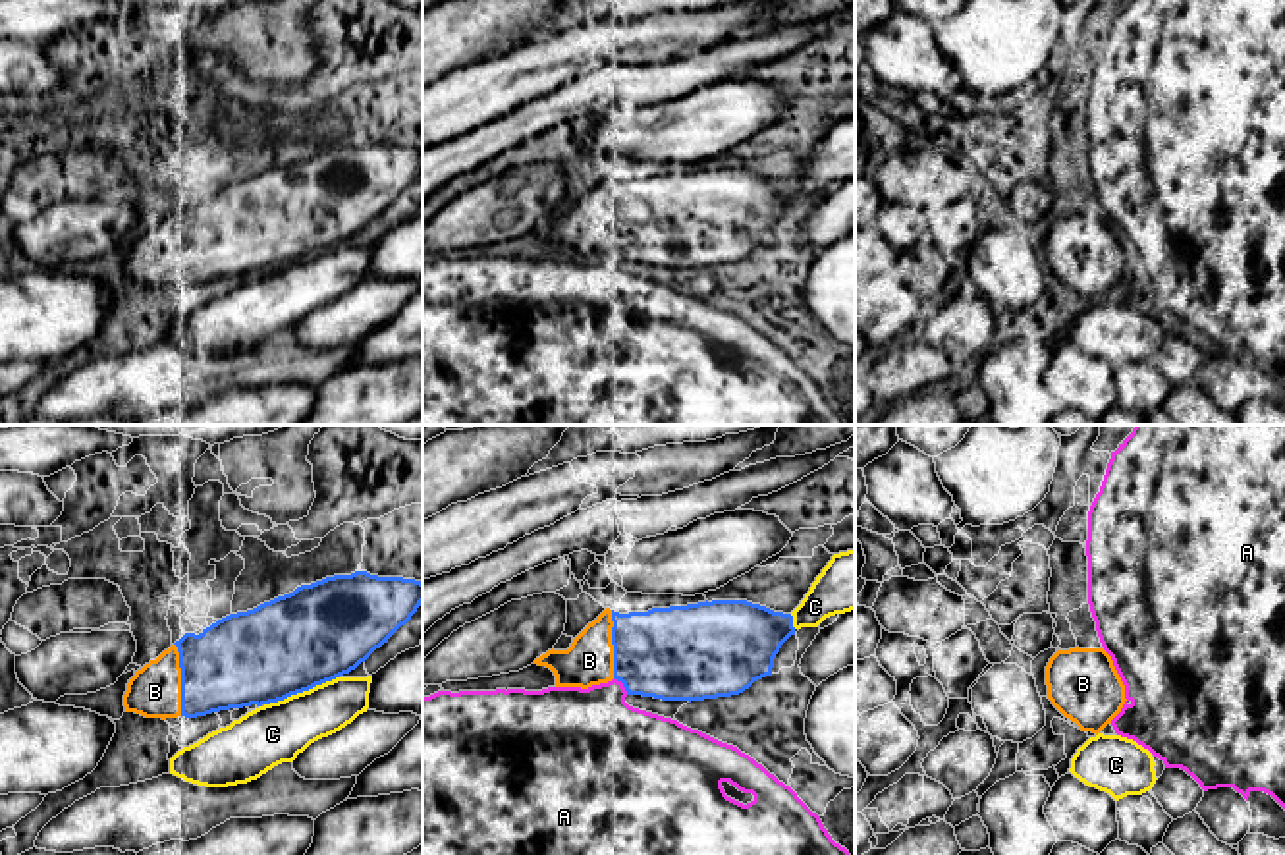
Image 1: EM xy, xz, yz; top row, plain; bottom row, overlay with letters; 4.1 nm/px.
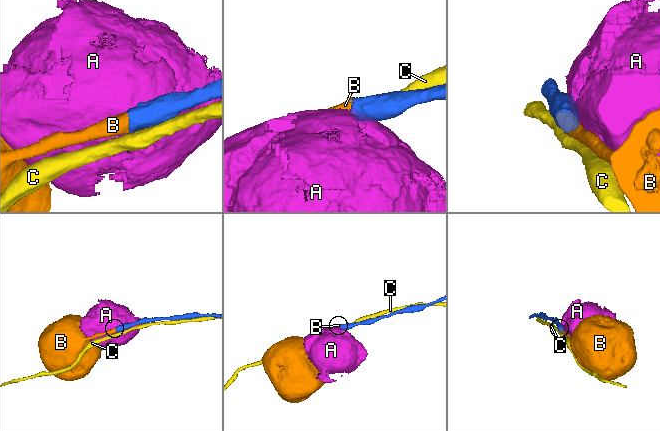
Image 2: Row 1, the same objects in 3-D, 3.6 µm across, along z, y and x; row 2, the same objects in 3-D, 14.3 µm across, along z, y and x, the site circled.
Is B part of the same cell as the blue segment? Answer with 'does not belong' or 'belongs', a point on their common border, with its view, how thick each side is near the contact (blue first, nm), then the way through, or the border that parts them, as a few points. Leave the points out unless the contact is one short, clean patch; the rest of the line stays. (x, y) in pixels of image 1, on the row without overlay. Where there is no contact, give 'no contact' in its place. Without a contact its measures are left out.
belongs; contact xy (182, 248); calibres 380 and 220 nm

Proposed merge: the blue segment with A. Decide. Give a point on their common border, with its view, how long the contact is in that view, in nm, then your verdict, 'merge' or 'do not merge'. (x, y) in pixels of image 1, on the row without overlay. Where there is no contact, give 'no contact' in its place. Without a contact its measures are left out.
xz (624, 253) | 90 nm | do not merge

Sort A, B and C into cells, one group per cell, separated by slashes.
A / B / C

